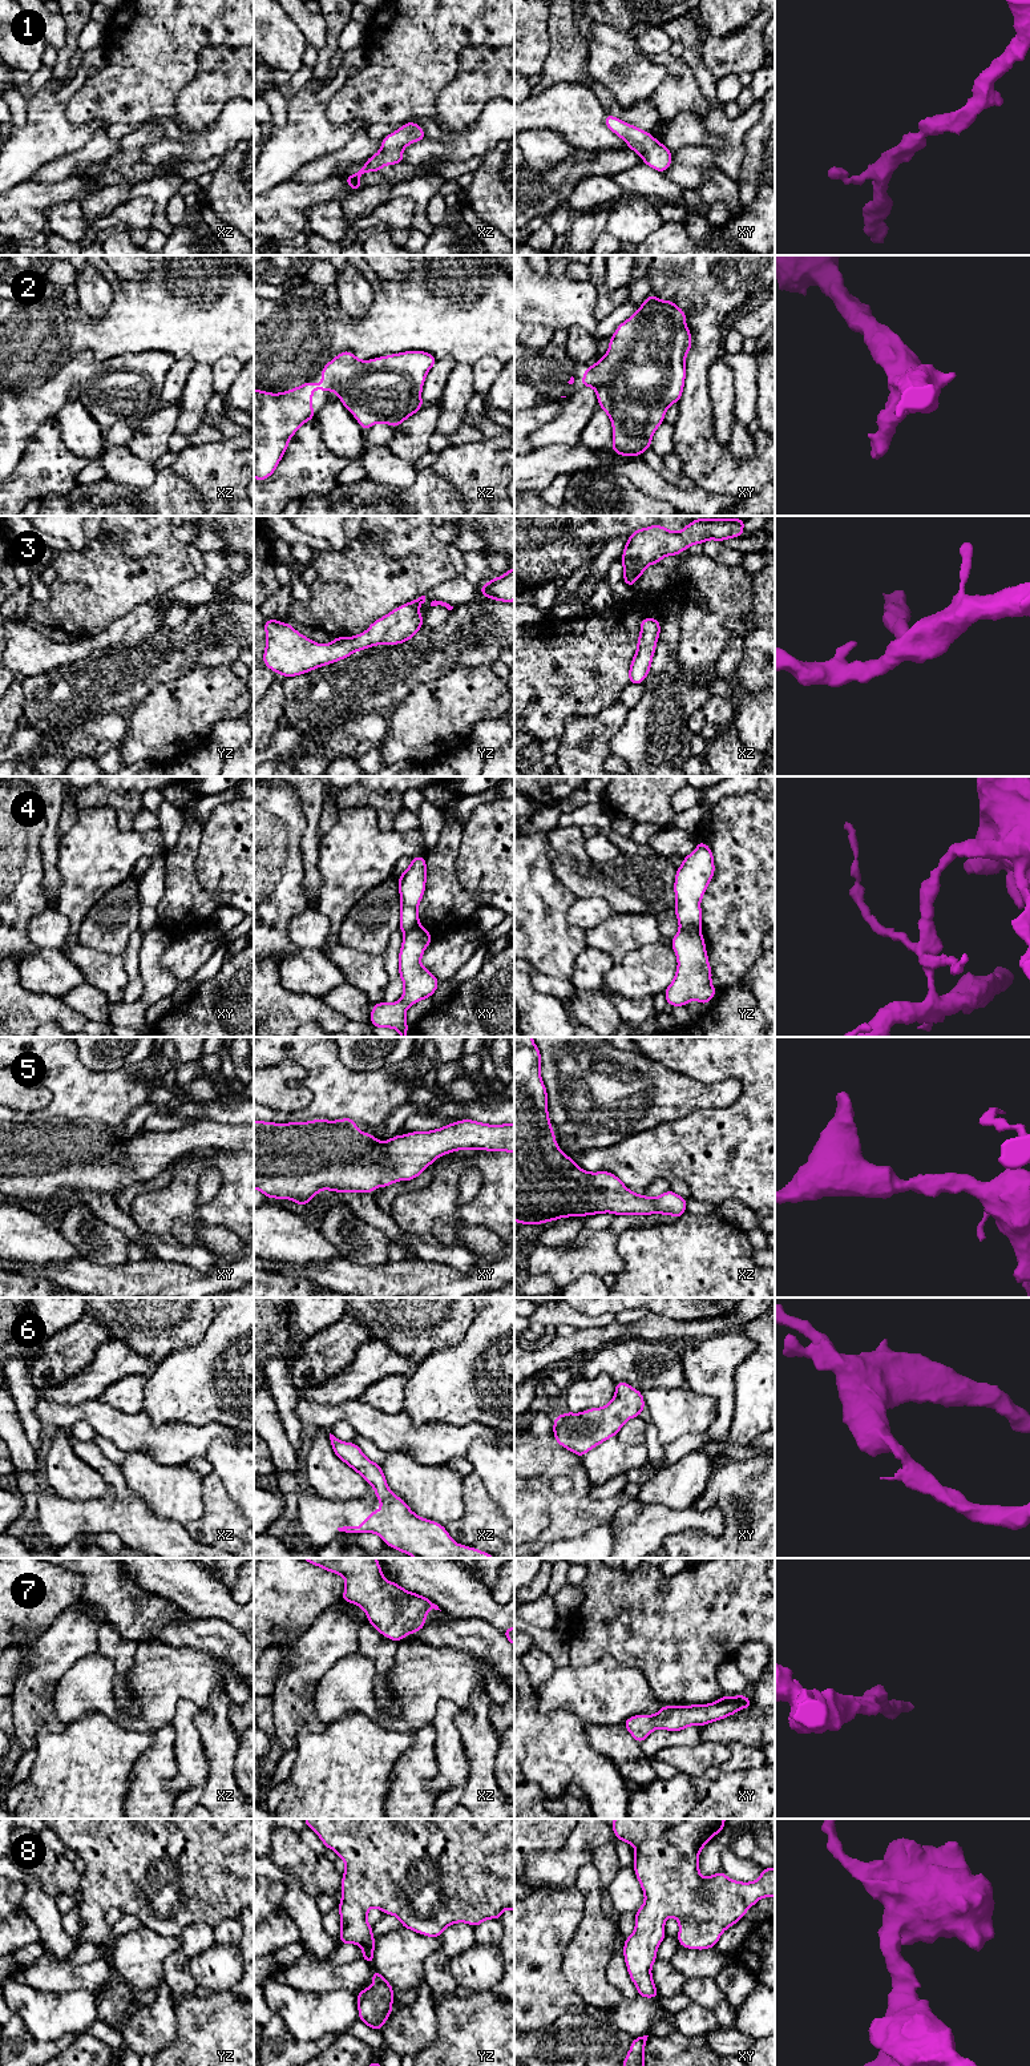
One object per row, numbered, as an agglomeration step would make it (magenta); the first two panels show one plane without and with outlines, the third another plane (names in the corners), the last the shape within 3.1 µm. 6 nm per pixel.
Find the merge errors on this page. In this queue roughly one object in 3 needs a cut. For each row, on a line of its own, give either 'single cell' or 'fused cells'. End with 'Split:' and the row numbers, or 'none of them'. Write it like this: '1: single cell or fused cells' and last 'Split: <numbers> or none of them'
1: single cell
2: single cell
3: single cell
4: fused cells
5: single cell
6: single cell
7: single cell
8: single cell
Split: 4

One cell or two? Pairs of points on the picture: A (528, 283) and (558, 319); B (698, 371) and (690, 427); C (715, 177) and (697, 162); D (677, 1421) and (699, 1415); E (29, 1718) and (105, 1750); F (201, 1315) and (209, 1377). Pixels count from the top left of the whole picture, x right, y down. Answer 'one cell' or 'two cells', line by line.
A: one cell
B: one cell
C: two cells
D: one cell
E: two cells
F: two cells

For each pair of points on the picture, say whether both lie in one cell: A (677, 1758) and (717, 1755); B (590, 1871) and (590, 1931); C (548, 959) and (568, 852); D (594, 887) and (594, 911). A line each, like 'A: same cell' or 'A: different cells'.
A: same cell
B: same cell
C: different cells
D: different cells

